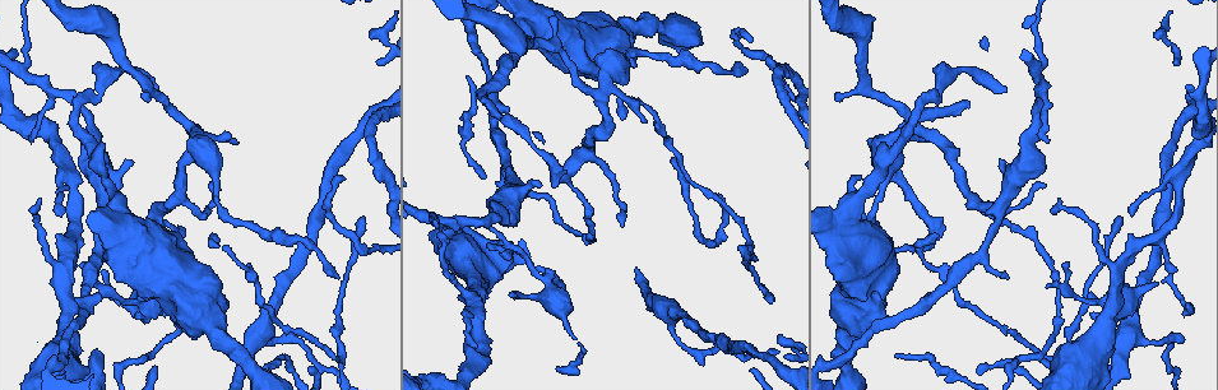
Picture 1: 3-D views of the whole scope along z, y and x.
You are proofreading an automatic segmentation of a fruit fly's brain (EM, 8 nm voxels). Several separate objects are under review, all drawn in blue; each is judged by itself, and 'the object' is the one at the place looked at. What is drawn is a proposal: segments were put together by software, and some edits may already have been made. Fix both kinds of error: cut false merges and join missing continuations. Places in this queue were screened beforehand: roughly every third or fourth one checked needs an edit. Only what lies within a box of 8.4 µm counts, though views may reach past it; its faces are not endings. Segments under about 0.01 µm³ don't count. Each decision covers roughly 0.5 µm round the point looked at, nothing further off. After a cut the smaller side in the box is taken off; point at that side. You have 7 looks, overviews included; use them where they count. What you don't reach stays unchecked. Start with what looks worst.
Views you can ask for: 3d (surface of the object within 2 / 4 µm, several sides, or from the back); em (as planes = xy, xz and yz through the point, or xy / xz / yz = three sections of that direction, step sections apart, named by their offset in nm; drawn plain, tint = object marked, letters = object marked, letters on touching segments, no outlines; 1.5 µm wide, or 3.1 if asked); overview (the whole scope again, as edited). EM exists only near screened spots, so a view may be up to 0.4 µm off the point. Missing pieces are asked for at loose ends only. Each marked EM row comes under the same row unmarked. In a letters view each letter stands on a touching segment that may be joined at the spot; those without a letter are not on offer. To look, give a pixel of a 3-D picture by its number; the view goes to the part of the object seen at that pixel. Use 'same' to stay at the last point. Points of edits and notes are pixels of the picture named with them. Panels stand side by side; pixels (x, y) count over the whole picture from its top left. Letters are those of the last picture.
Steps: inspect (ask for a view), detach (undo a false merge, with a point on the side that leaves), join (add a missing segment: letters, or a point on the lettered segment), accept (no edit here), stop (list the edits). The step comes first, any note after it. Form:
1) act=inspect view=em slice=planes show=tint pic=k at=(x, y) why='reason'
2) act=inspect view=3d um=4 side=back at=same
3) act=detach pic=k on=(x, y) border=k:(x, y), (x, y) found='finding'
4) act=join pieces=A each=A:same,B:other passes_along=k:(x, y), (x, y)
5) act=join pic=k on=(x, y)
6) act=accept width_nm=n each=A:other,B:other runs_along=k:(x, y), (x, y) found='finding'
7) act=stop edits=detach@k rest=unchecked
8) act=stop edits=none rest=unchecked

act=inspect view=3d um=4 pic=1 at=(133, 162) why='branch stops here'

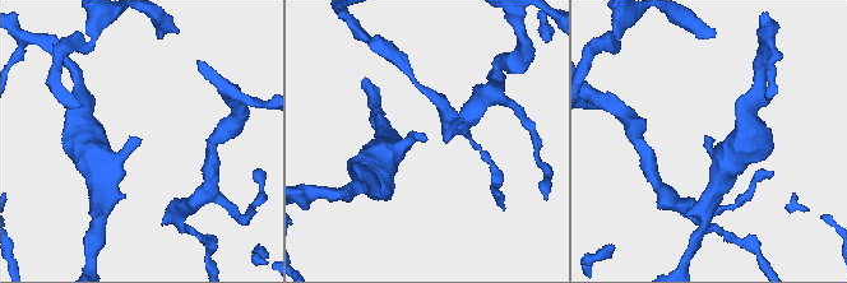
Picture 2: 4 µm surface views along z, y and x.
act=inspect view=em slice=yz step=4 show=tint pic=2 at=(426, 138)

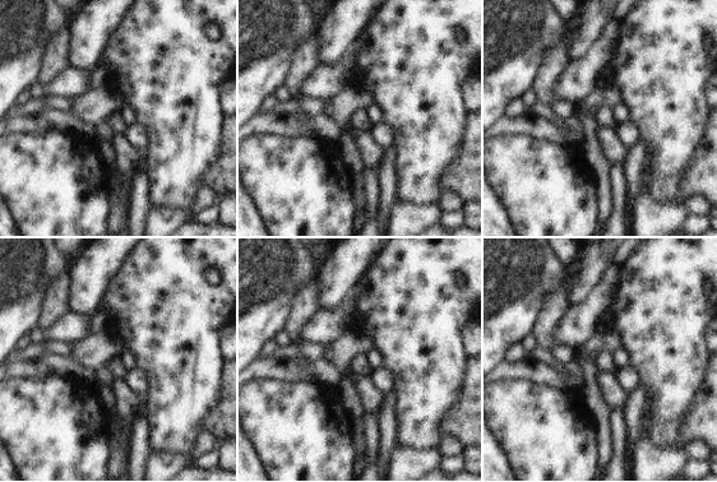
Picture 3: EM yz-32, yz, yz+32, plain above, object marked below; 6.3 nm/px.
act=inspect view=em slice=planes show=letters at=same why='cut it another way'

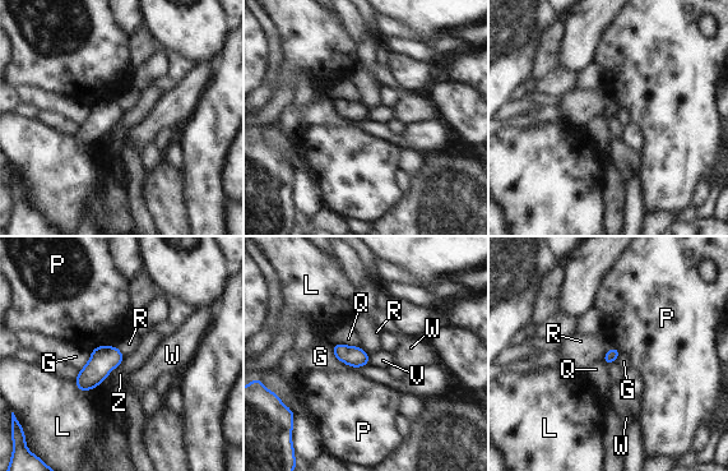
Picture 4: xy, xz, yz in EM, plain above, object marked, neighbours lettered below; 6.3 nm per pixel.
act=accept each=G:other,L:other,P:other,Q:other,R:other,V:other,W:other,Z:other border=4:(123, 360), (101, 382) found='none of them fits'

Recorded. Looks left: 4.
act=inspect view=3d um=4 pic=1 at=(745, 68) why='tapers out'

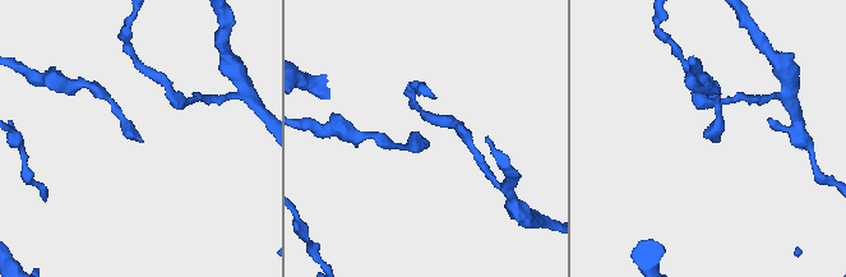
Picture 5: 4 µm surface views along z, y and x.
act=inspect view=em slice=planes show=letters pic=5 at=(427, 144) why='shape alone is not enough'

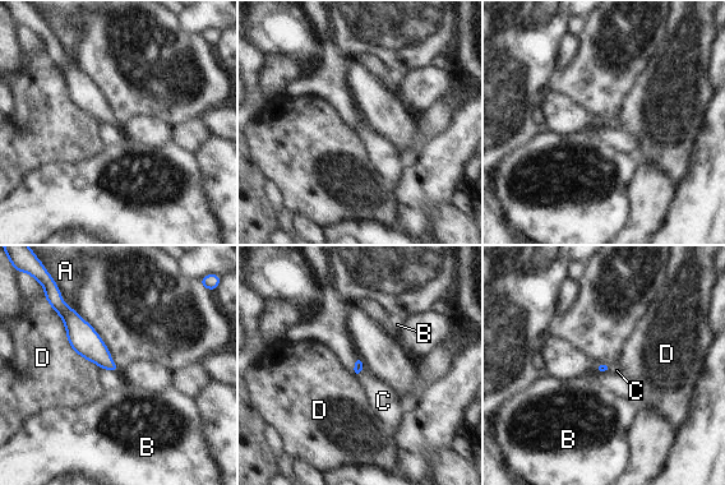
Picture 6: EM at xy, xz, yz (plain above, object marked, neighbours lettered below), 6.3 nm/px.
act=join pieces=C each=A:other,B:other,C:same,D:other passes_along=6:(359, 366), (359, 373), (383, 401) found='the neuron continues'

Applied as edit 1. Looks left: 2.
act=inspect view=overview

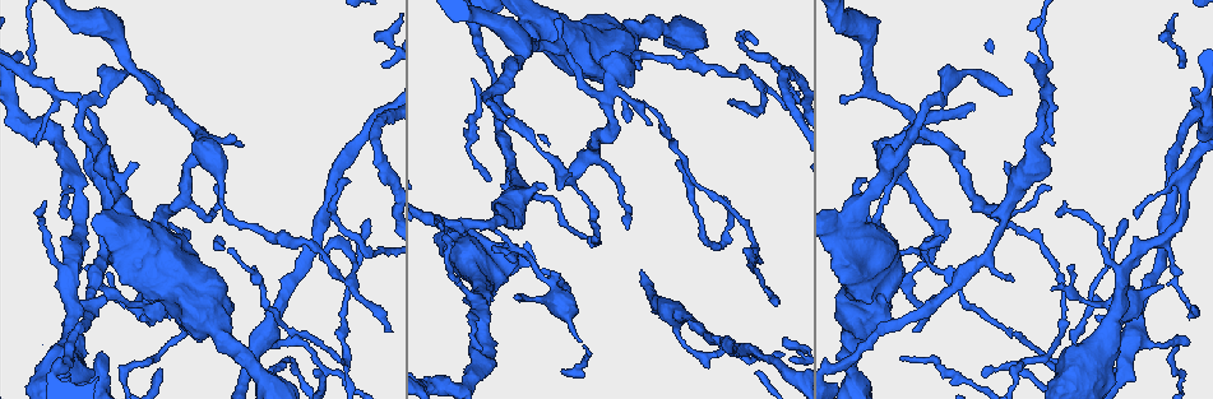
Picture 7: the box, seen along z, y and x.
act=inspect view=em slice=planes show=letters pic=7 at=(441, 236) why='tapers out'

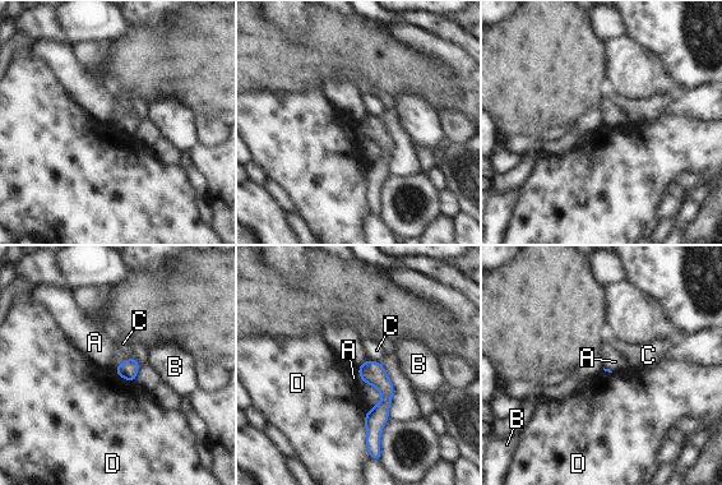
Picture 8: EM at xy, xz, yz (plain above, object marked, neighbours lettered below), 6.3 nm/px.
act=accept longest_contact=D:240nm each=A:other,B:other,C:other,D:other found='no lettered segment goes on from it'

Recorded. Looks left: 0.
act=stop edits=join@6 rest=unchecked

